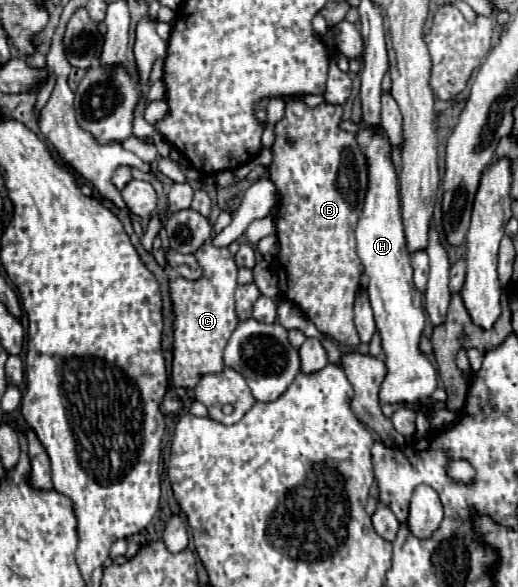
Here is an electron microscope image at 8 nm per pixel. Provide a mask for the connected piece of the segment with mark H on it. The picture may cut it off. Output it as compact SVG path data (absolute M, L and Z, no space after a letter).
M364 126L358 132L358 144L368 158L368 192L364 200L364 210L356 228L356 248L364 264L364 272L370 276L368 296L374 310L376 328L382 336L382 350L386 354L386 378L380 386L380 404L406 402L420 408L426 418L432 418L436 400L432 398L438 386L438 372L432 362L420 352L420 336L424 330L424 308L422 292L416 290L412 280L412 266L406 248L404 226L400 220L400 196L398 180L390 162L388 138L384 130Z

